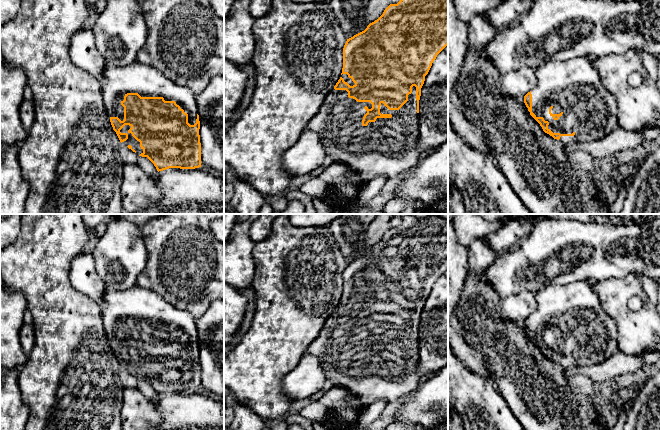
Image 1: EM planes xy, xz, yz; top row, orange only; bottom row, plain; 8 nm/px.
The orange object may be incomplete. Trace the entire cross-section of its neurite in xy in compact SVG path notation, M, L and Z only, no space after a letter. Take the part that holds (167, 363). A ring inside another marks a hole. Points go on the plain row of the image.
M137 285L126 290L106 288L103 298L104 306L101 308L103 326L113 354L122 369L127 370L138 380L147 381L158 396L169 392L201 391L200 345L194 316L175 308L149 289Z

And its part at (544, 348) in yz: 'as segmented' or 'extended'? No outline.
extended

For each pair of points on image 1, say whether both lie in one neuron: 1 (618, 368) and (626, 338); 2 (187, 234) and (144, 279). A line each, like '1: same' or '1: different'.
1: different
2: same

